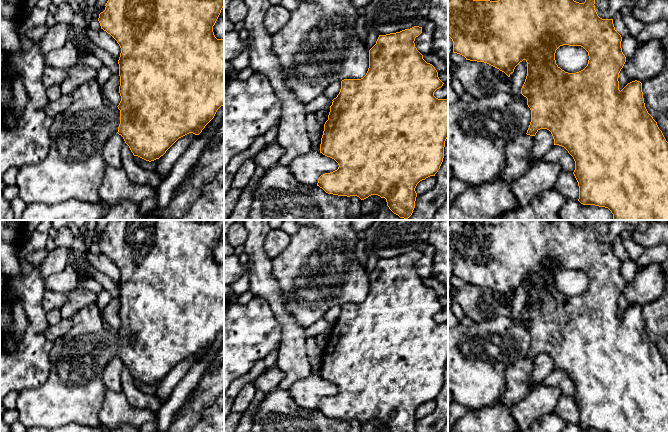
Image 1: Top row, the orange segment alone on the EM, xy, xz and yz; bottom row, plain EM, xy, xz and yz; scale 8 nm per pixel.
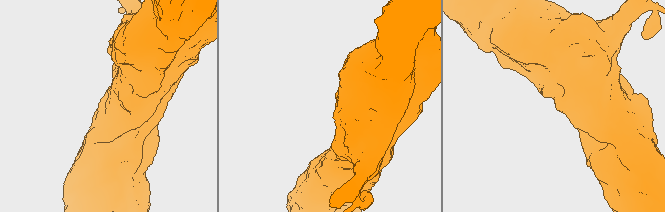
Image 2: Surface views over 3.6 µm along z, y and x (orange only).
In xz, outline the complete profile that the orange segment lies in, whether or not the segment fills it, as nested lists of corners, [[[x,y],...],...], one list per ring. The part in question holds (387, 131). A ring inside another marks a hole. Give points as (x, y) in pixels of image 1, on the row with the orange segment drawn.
[[[414,26],[400,32],[379,35],[376,44],[369,50],[369,68],[366,75],[361,79],[344,79],[341,81],[341,89],[336,98],[332,101],[328,120],[324,124],[324,131],[321,138],[320,153],[334,159],[339,167],[337,170],[325,173],[318,179],[317,186],[326,193],[338,196],[357,196],[361,200],[371,195],[378,195],[385,198],[389,209],[400,218],[408,219],[415,208],[417,184],[435,174],[440,169],[444,158],[445,141],[448,138],[448,99],[438,99],[434,92],[443,86],[438,77],[435,67],[423,59],[423,55],[415,47],[415,38],[422,33],[422,27]]]

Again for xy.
[[[108,0],[105,6],[98,18],[101,29],[110,34],[121,48],[118,60],[121,101],[117,106],[120,110],[120,124],[117,133],[123,137],[134,156],[151,162],[163,156],[179,138],[189,133],[199,135],[224,105],[224,38],[217,39],[213,32],[224,0]]]

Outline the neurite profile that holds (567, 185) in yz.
[[[562,172],[554,188],[566,199],[579,199],[579,186],[573,173]]]

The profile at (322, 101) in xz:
[[[321,94],[312,101],[305,104],[306,114],[317,113],[318,111],[330,107],[332,105],[332,100],[329,99],[326,95]]]

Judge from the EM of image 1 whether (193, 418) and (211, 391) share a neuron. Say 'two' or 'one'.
one

